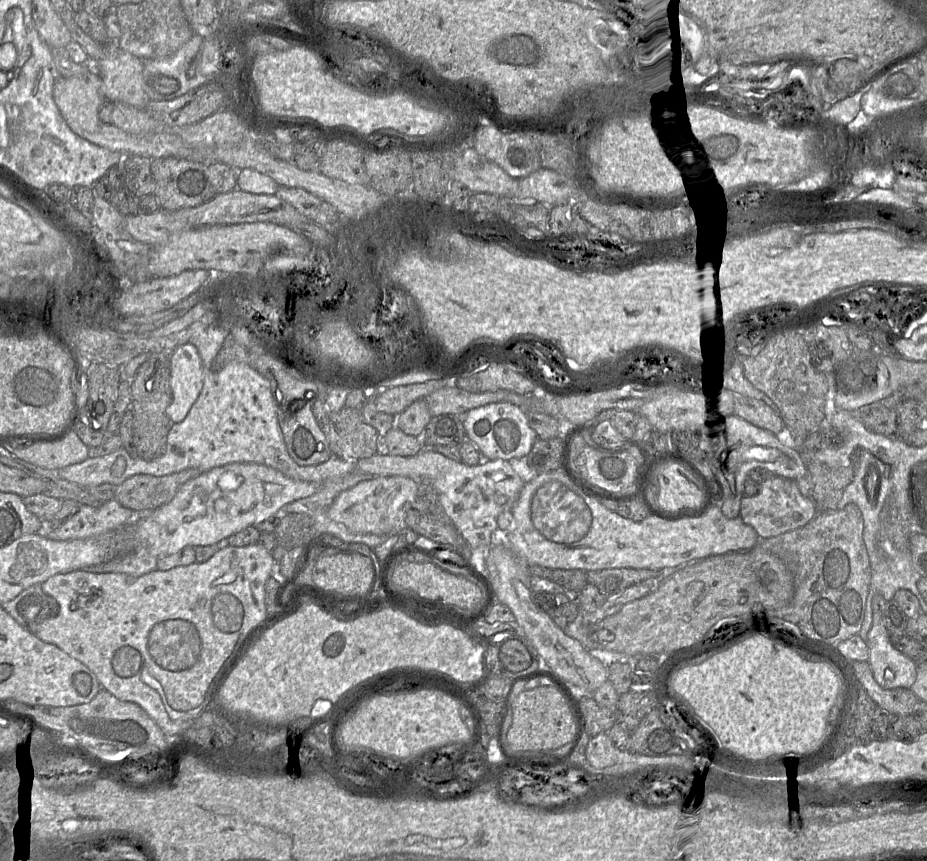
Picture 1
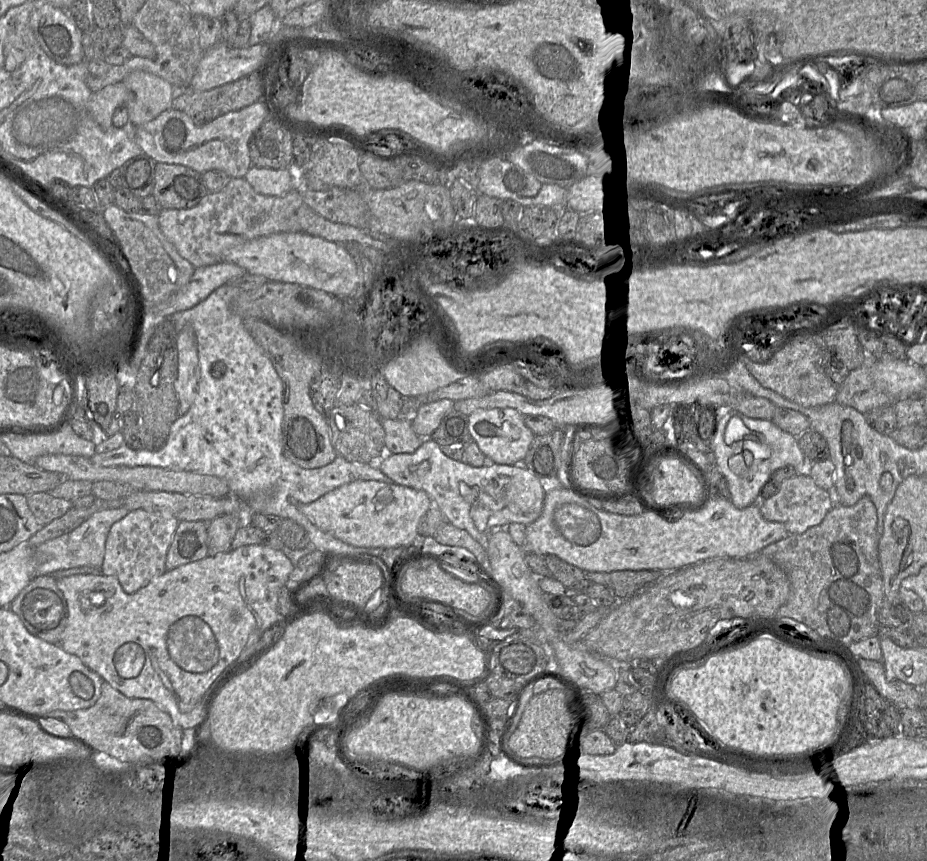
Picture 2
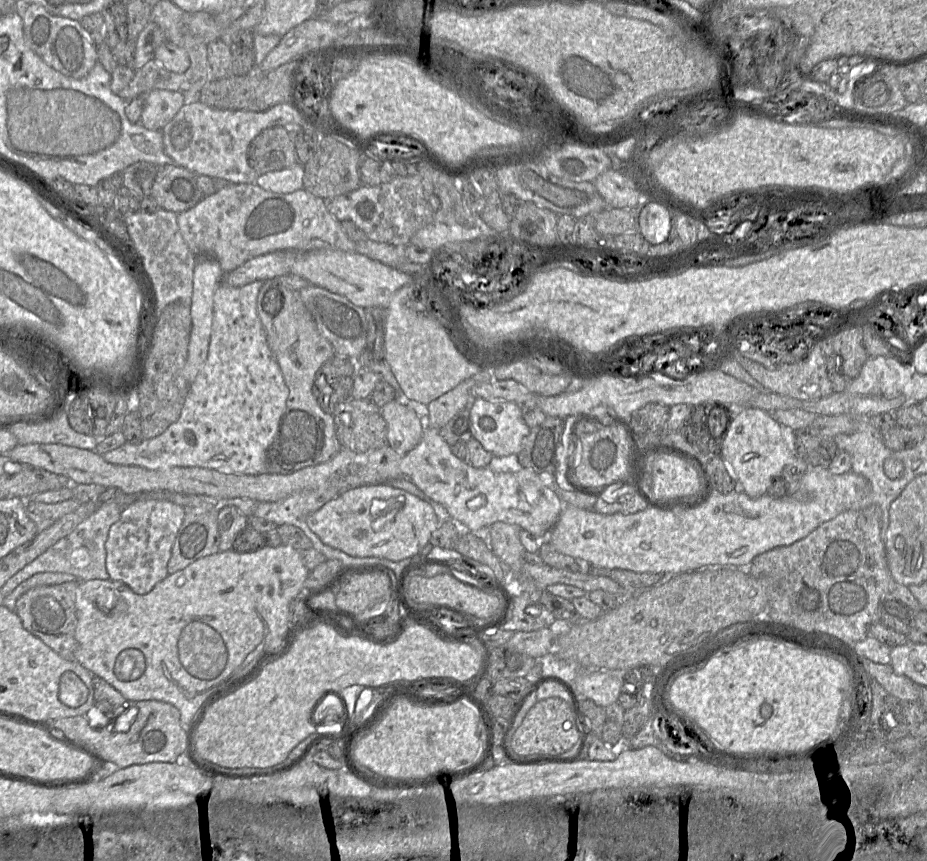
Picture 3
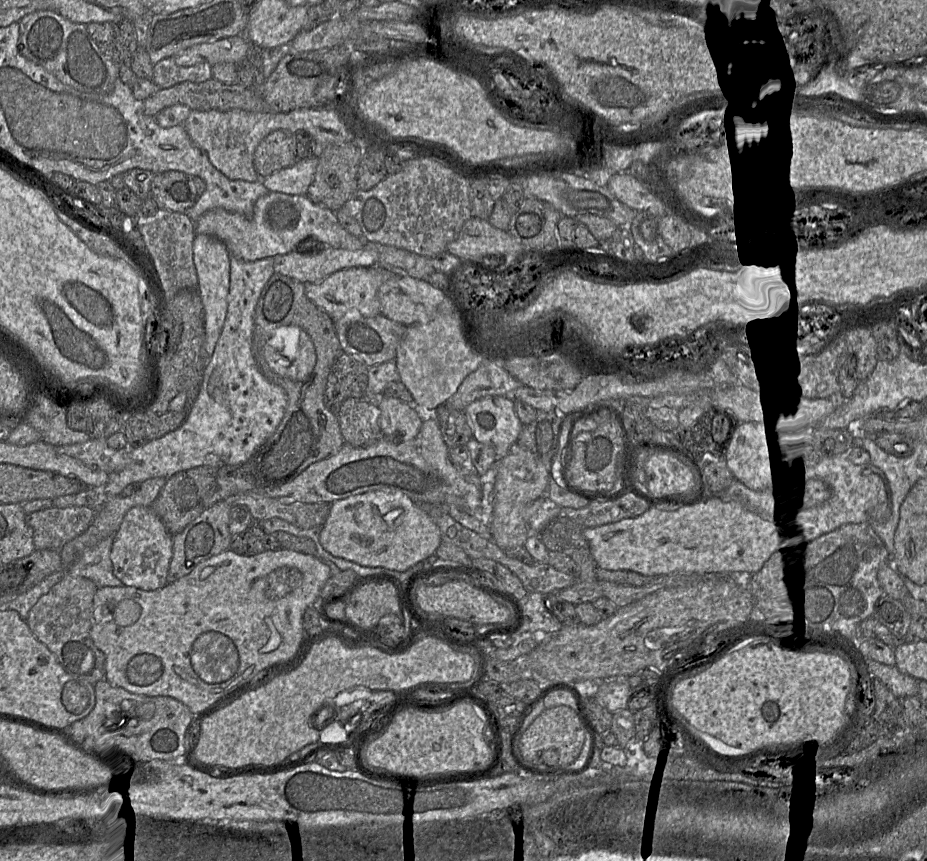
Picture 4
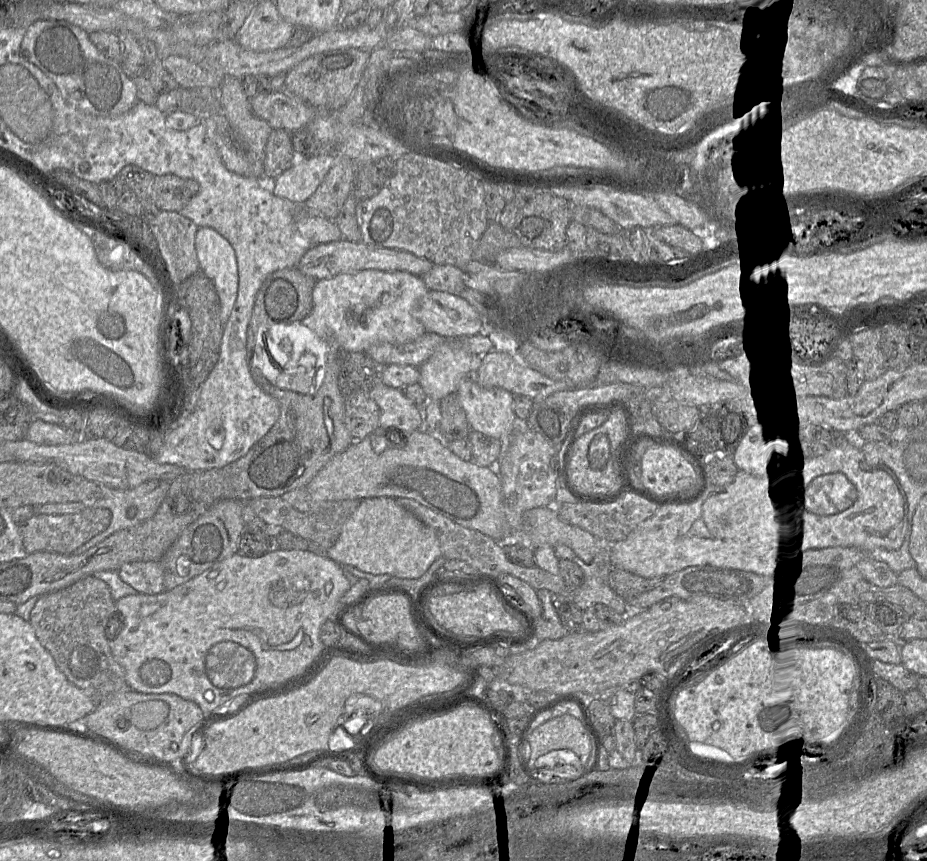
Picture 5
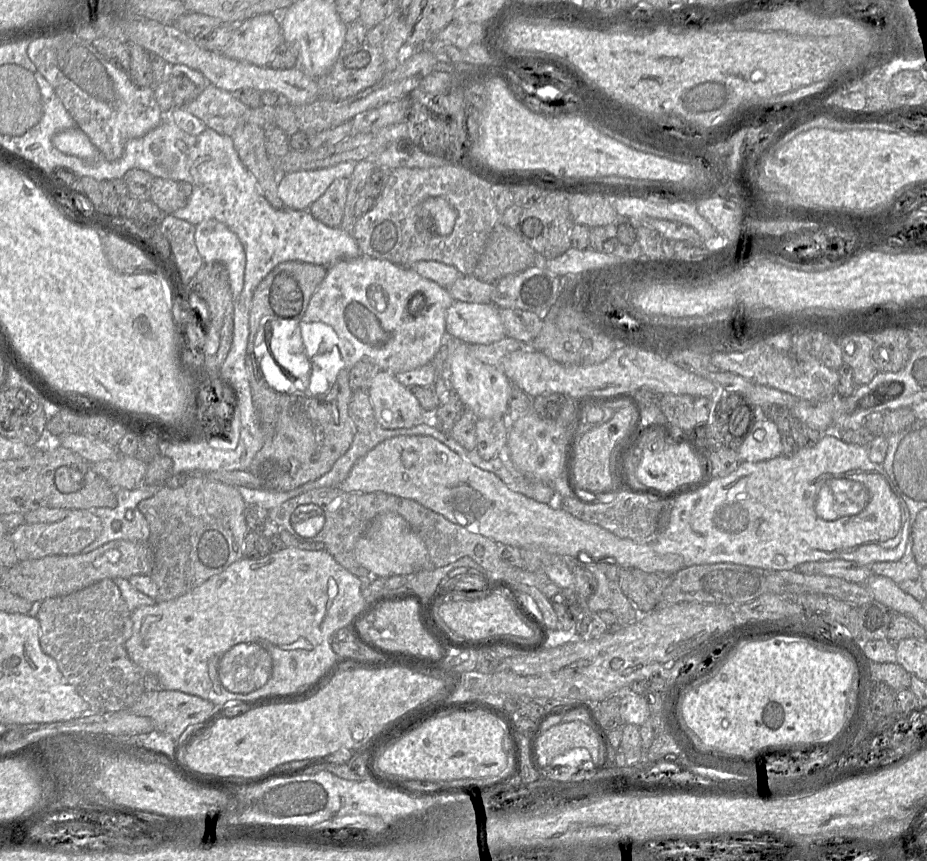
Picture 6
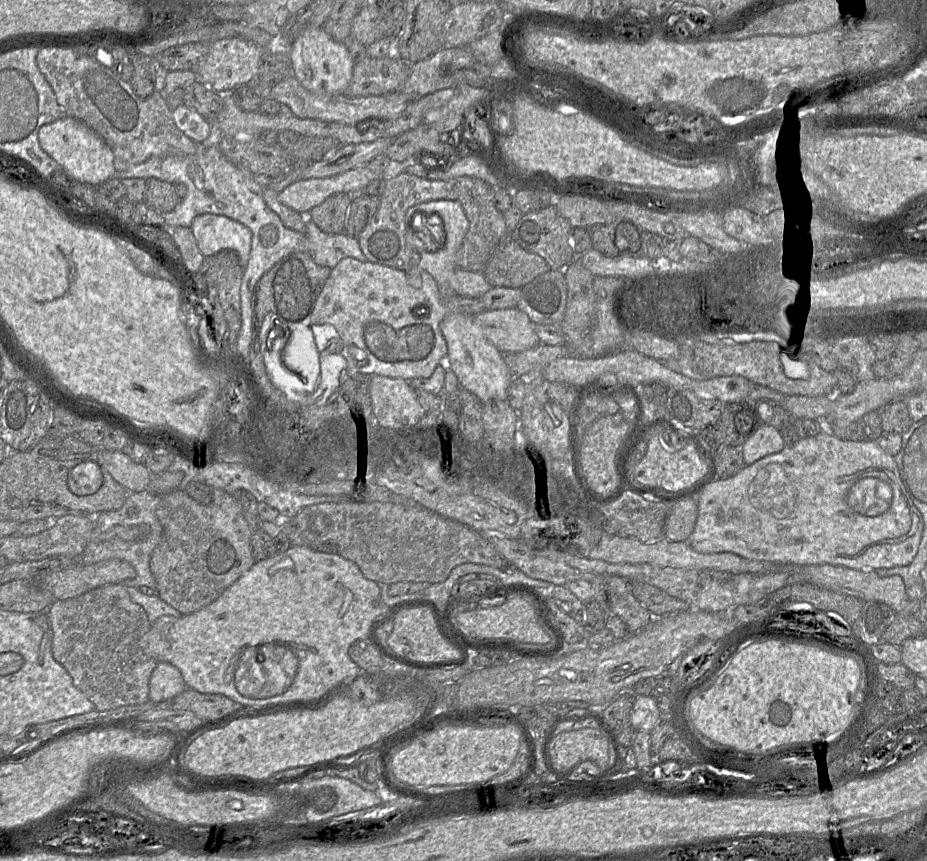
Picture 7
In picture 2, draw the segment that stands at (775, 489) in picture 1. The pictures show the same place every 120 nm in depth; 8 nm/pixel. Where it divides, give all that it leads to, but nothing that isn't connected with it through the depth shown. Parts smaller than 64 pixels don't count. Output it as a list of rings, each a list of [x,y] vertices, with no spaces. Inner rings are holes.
[[[798,474],[784,480],[776,494],[757,503],[764,519],[782,523],[789,535],[797,535],[820,524],[835,505],[835,498],[833,491],[817,486],[808,474]]]

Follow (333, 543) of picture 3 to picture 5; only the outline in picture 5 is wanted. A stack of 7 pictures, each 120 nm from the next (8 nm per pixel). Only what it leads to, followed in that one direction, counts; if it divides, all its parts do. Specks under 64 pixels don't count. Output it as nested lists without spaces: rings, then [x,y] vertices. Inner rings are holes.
[[[372,497],[360,501],[356,511],[345,522],[335,544],[327,550],[327,557],[340,565],[351,565],[373,575],[388,574],[397,578],[421,577],[441,557],[435,532],[391,497]]]

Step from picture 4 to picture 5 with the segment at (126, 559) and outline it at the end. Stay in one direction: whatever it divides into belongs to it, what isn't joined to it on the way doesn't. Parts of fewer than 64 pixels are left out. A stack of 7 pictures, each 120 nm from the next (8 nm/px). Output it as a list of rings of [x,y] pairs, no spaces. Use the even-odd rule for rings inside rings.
[[[135,561],[122,565],[120,578],[138,593],[155,595],[164,591],[163,570],[160,561]]]

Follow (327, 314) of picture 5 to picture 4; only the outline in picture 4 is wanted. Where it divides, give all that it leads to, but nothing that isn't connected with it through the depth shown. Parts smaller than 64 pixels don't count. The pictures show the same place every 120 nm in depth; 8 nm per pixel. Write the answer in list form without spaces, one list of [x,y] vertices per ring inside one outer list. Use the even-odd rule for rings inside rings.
[[[378,265],[346,268],[332,273],[321,282],[304,283],[305,294],[332,320],[340,319],[346,312],[359,312],[362,316],[373,317],[380,314],[380,286],[395,275]]]

